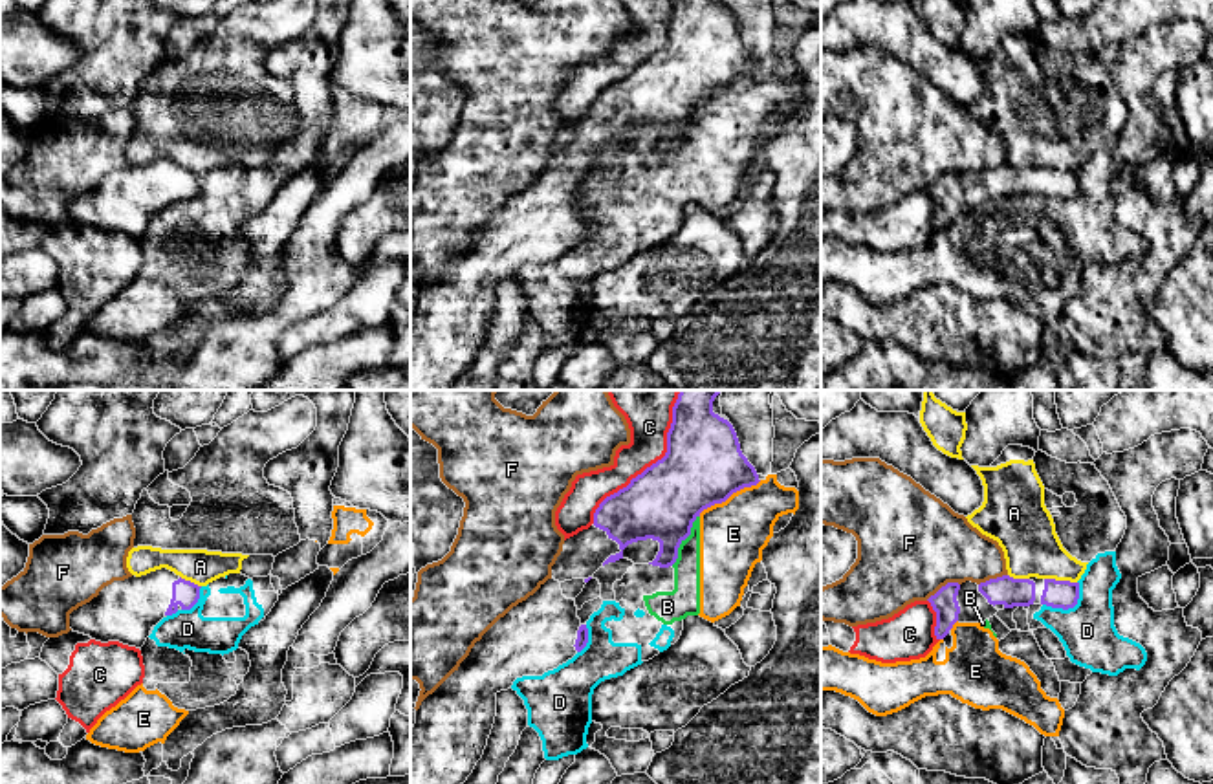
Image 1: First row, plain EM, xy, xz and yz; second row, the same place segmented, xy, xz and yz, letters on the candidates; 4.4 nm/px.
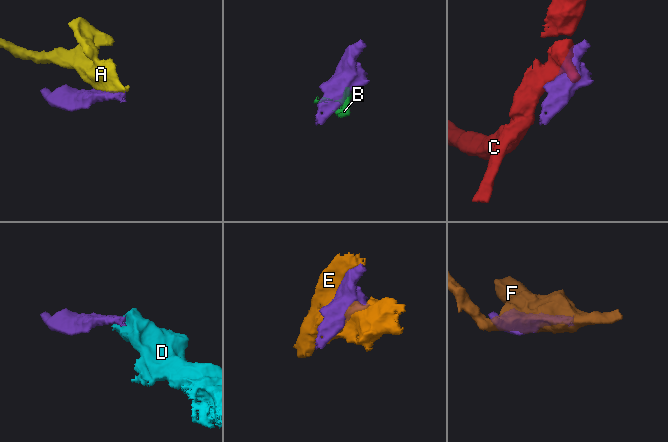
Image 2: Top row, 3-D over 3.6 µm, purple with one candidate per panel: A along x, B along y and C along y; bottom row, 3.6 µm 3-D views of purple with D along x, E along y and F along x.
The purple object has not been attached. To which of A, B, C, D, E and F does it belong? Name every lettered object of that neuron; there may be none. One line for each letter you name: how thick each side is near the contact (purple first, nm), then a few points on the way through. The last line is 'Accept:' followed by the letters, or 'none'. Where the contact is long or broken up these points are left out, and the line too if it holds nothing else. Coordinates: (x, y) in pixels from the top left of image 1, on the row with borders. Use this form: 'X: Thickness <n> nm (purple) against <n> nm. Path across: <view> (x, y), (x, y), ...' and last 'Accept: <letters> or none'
Accept: none

